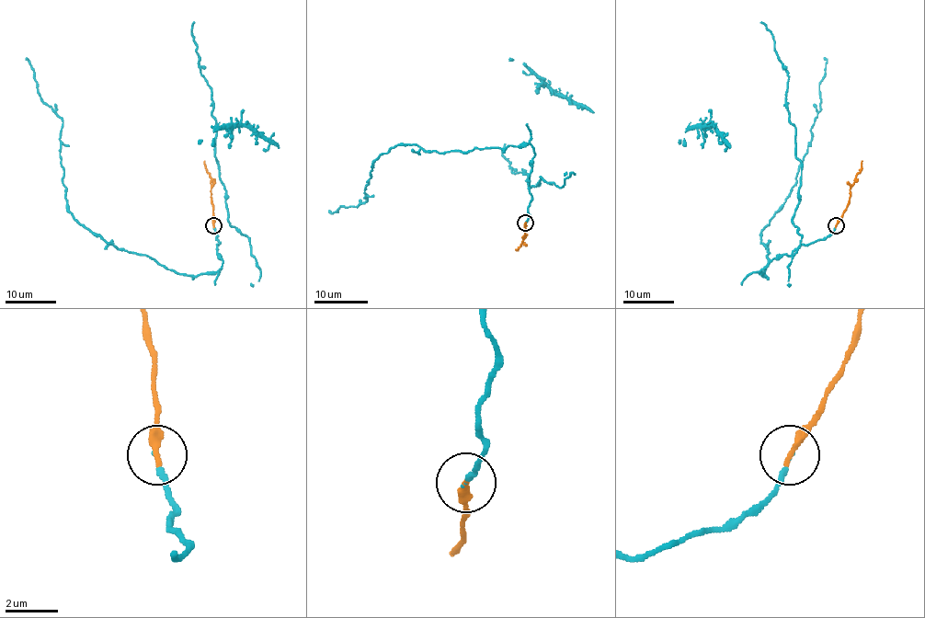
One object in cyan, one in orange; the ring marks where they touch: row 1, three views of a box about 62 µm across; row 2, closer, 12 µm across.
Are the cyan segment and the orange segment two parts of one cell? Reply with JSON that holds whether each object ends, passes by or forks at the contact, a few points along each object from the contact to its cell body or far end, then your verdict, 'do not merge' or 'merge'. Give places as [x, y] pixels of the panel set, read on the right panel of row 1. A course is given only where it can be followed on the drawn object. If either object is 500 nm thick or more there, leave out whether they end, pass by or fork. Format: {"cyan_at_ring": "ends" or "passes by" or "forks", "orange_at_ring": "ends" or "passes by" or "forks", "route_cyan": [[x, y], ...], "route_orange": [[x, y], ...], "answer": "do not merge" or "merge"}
{"cyan_at_ring": "ends", "orange_at_ring": "ends", "route_cyan": [[836, 226], [829, 234], [779, 254], [761, 275], [769, 253], [761, 236], [795, 182], [811, 140], [824, 58]], "route_orange": [[836, 224], [847, 205], [850, 188], [862, 160]], "answer": "merge"}

